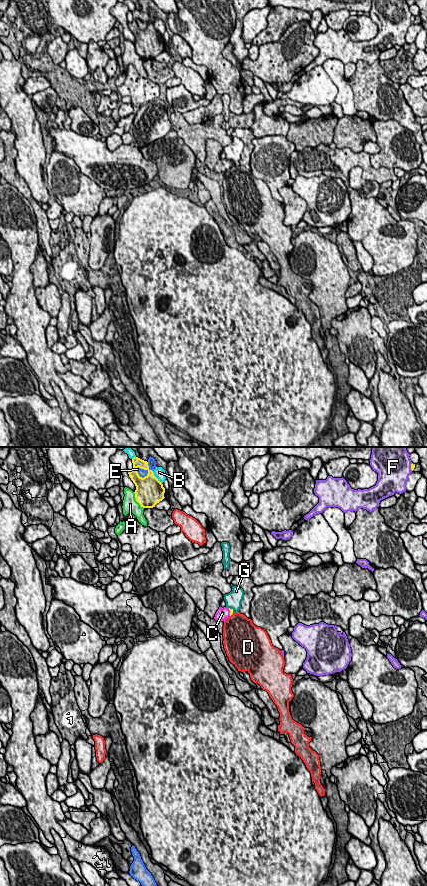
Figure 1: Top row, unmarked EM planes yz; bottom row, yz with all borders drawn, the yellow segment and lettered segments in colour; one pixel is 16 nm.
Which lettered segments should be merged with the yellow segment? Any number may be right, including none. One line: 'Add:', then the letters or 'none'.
Add: C

